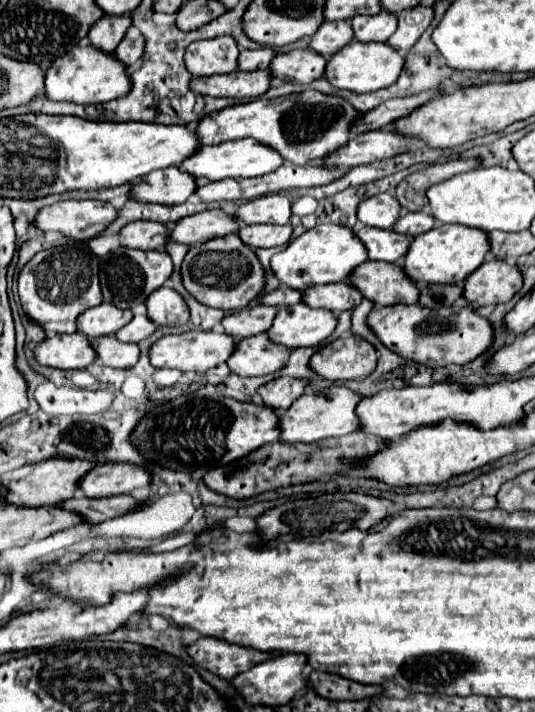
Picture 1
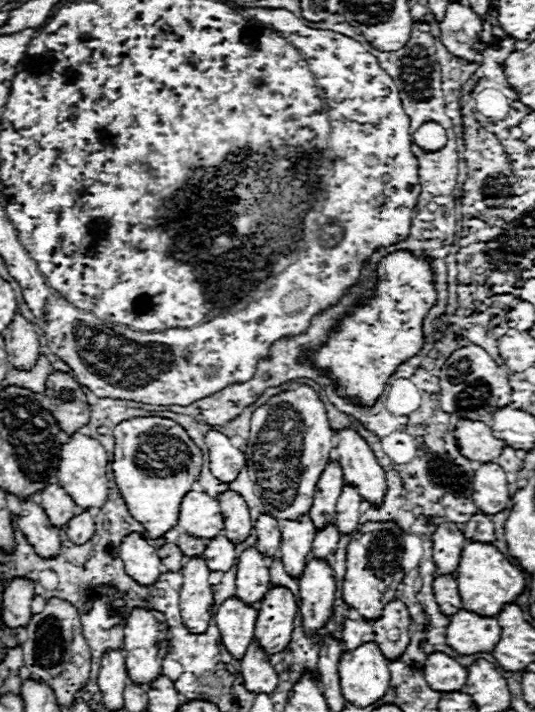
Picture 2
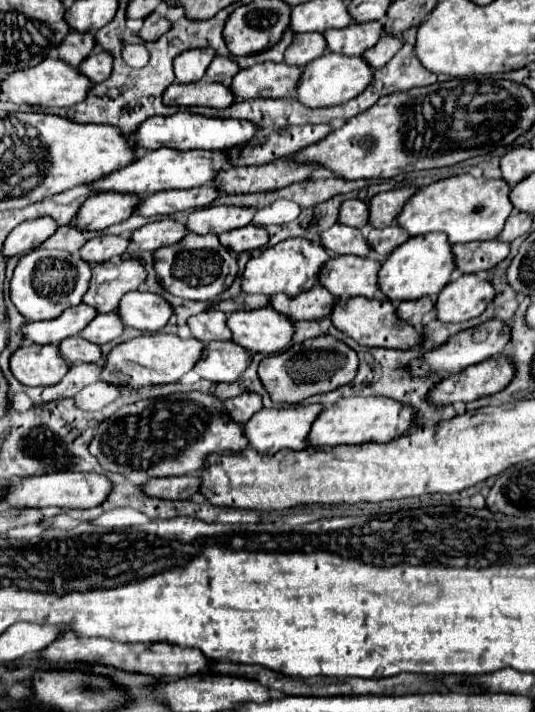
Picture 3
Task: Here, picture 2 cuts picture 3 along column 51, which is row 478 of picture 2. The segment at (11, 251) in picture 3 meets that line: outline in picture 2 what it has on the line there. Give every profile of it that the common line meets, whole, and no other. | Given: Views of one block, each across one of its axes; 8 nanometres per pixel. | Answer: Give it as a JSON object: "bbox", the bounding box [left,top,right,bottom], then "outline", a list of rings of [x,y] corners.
{"bbox":[204,430,246,482],"outline":[[[210,430],[204,440],[206,440],[208,452],[210,452],[212,474],[216,474],[216,478],[220,478],[220,482],[232,482],[240,474],[240,470],[246,466],[244,454],[230,444],[228,436],[224,436],[216,430]]]}

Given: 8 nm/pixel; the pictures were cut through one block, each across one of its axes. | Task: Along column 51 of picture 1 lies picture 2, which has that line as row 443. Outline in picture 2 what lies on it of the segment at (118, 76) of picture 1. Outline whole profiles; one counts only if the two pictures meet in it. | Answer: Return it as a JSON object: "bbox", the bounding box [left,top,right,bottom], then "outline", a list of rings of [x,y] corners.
{"bbox":[56,432,108,510],"outline":[[[76,432],[70,438],[70,442],[66,442],[60,450],[60,464],[58,464],[56,478],[60,486],[68,490],[68,496],[76,502],[76,506],[80,506],[82,510],[90,510],[90,508],[104,506],[104,502],[108,500],[106,468],[108,468],[108,460],[106,460],[106,450],[102,448],[102,444],[90,436]]]}

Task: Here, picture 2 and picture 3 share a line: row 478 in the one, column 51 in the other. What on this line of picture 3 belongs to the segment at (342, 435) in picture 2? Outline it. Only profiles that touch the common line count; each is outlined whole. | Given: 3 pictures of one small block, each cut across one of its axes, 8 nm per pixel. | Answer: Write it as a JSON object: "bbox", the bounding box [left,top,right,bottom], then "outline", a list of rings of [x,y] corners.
{"bbox":[10,344,70,386],"outline":[[[22,344],[10,356],[10,370],[24,386],[54,386],[68,372],[70,364],[60,360],[54,344]]]}

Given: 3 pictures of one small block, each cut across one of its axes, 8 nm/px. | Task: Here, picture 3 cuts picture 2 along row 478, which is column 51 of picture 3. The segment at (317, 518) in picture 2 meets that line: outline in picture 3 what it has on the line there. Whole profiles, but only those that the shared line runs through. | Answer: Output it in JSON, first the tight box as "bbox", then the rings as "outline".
{"bbox":[22,304,96,344],"outline":[[[78,304],[62,312],[62,316],[46,322],[26,322],[22,326],[22,336],[34,344],[60,344],[64,338],[76,336],[90,320],[96,316],[94,308],[88,304]]]}

